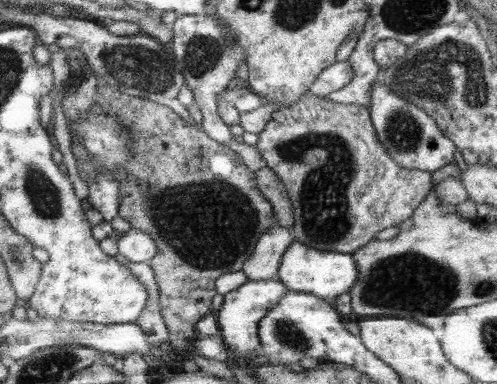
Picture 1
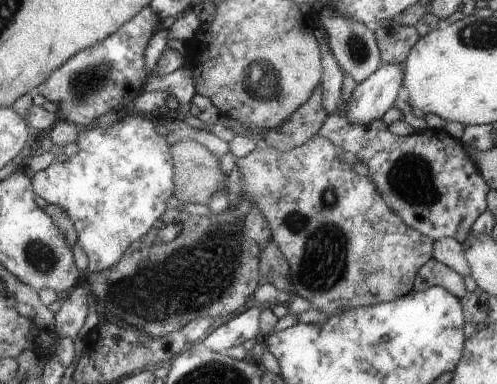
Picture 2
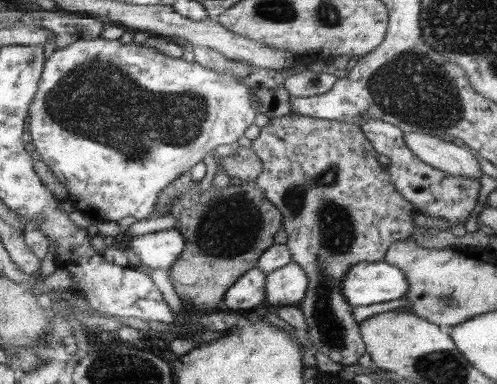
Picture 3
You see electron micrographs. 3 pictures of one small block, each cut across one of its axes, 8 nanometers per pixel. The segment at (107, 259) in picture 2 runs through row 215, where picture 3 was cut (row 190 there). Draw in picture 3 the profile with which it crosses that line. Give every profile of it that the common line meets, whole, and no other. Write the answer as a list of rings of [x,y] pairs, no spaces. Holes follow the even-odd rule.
[[[101,36],[97,40],[79,40],[67,48],[55,50],[49,56],[39,92],[29,110],[29,134],[31,134],[31,144],[35,146],[35,152],[39,154],[41,162],[45,162],[47,168],[55,174],[55,178],[67,188],[67,194],[69,194],[67,200],[71,200],[75,210],[83,212],[85,216],[97,222],[105,222],[105,220],[119,222],[121,218],[127,218],[127,216],[133,216],[139,222],[143,218],[151,218],[155,208],[163,206],[161,194],[181,176],[189,174],[191,168],[197,168],[197,162],[201,162],[207,154],[211,154],[217,146],[223,146],[223,144],[237,146],[237,140],[243,138],[247,128],[255,124],[257,120],[257,110],[253,108],[253,100],[255,100],[255,92],[247,84],[239,82],[237,76],[231,76],[225,72],[219,74],[201,64],[191,64],[183,58],[165,56],[155,48],[145,48],[145,44],[135,44],[135,42],[123,44],[119,40],[105,40]]]

